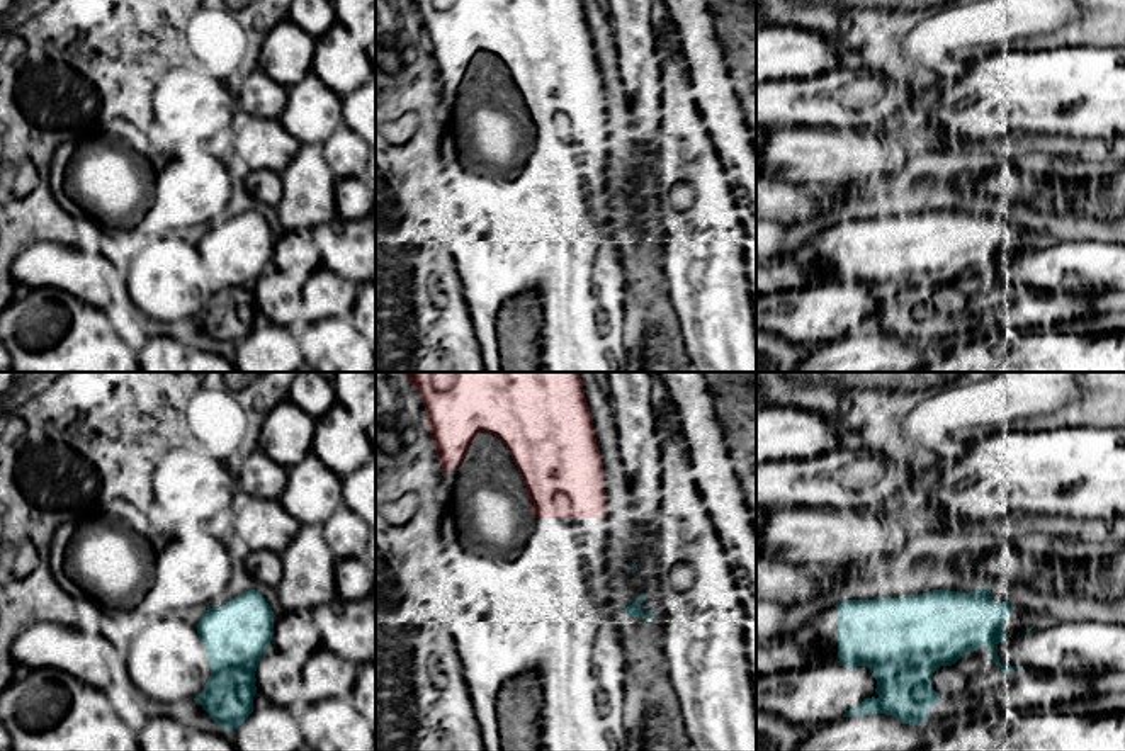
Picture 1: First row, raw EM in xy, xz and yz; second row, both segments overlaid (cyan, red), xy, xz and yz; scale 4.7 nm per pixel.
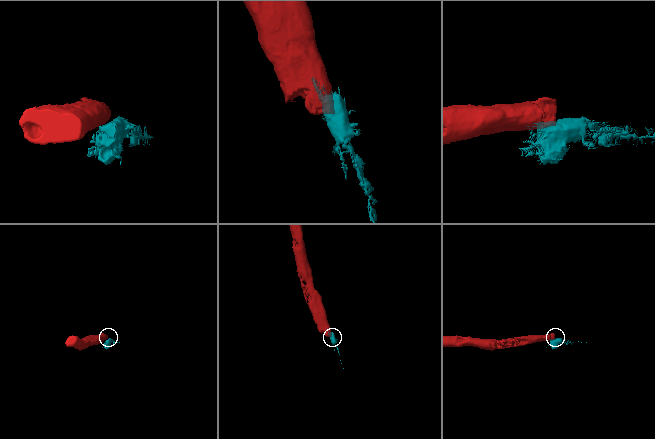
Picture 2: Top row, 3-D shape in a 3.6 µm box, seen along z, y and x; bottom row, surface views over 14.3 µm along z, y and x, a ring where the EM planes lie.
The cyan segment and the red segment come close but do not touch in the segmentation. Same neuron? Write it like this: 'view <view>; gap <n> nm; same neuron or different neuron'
view xz; gap 200 nm; different neuron

